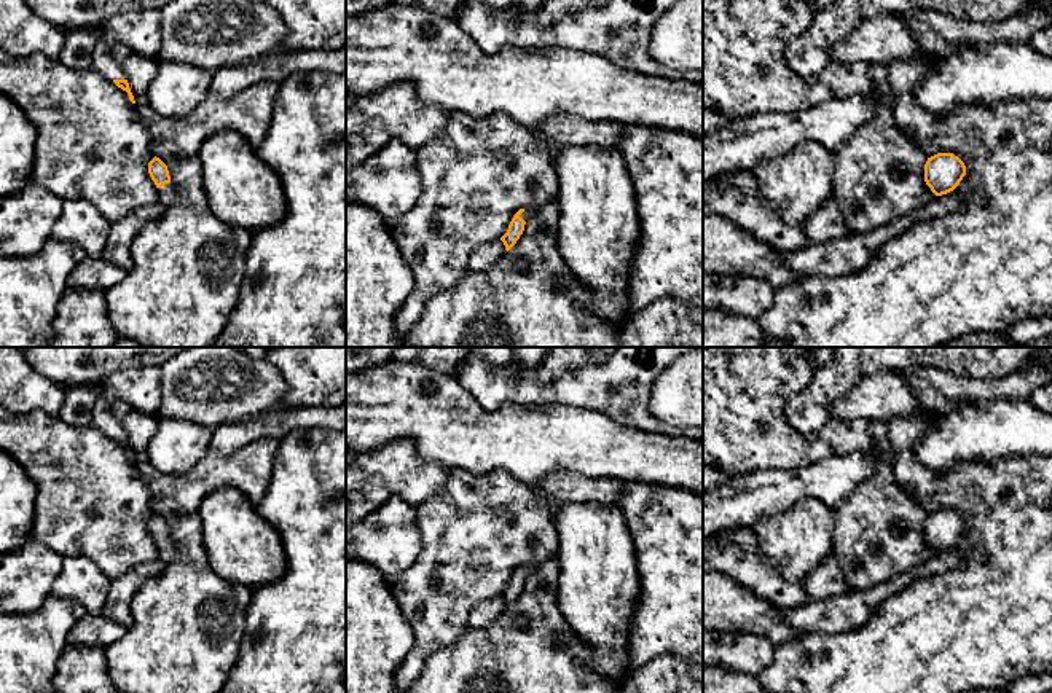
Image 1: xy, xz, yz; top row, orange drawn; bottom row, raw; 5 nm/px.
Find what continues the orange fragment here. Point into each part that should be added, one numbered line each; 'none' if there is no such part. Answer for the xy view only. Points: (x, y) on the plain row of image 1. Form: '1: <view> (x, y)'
1: xy (141, 387)
2: xy (168, 552)

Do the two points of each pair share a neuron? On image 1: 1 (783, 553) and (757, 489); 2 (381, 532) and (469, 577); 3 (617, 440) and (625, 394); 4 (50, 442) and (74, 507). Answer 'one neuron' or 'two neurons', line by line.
1: two neurons
2: two neurons
3: two neurons
4: one neuron

